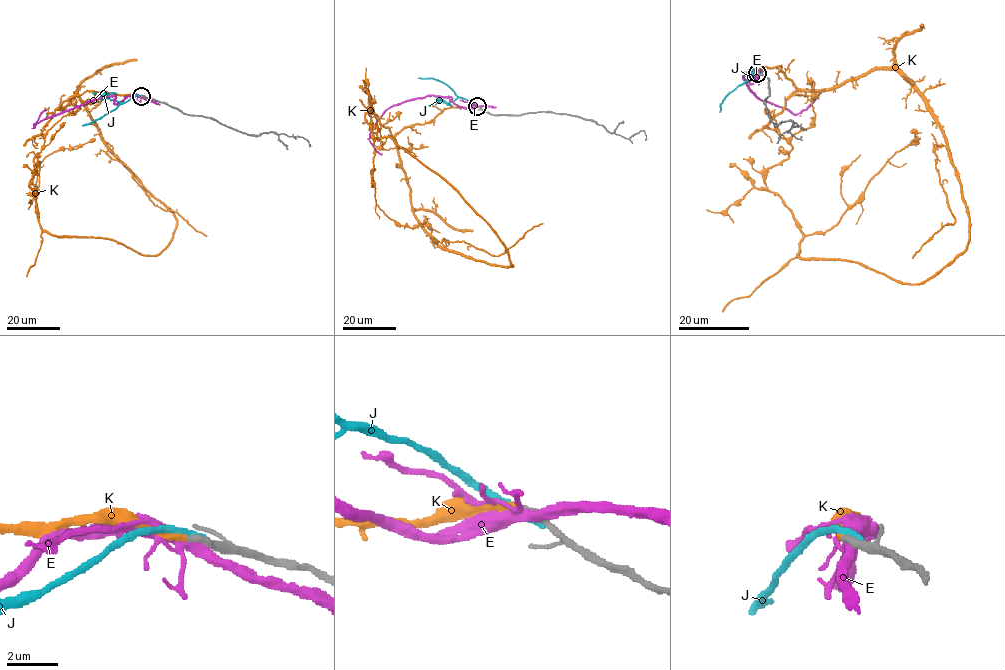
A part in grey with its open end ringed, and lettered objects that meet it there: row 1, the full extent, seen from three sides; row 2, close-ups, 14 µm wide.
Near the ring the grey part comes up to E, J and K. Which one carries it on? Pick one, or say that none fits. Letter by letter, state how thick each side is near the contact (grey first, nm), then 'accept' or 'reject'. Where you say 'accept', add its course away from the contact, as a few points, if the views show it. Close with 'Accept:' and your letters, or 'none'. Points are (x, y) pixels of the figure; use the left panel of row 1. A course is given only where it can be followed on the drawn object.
E: 360 nm thick on the grey side, 360 nm on the other; reject
J: 380 nm thick on the grey side, 320 nm on the other; reject
K: 280 nm thick on the grey side, 280 nm on the other; accept; it runs (141, 96), (87, 91), (59, 107), (75, 93), (176, 219), (155, 255), (39, 221), (35, 156), (92, 103)
Accept: K

